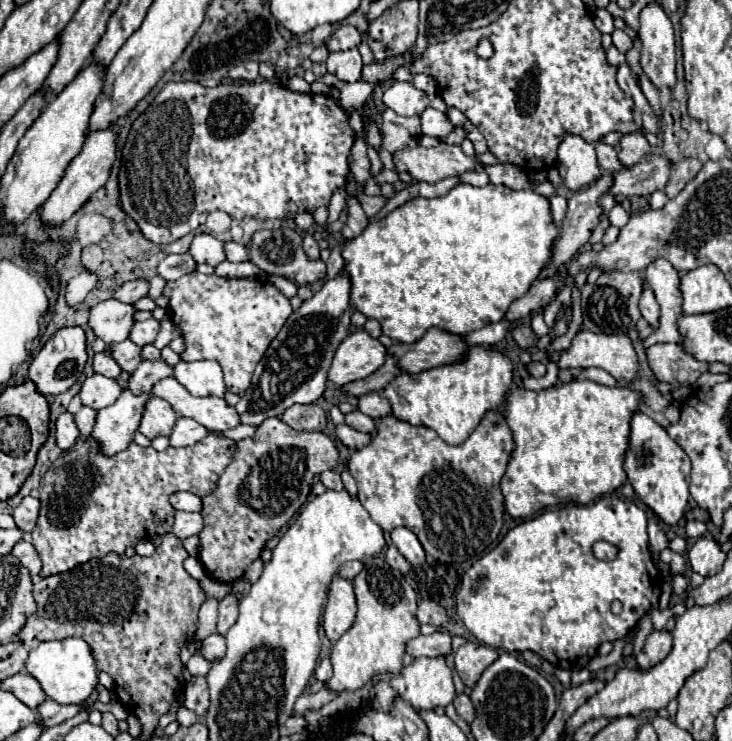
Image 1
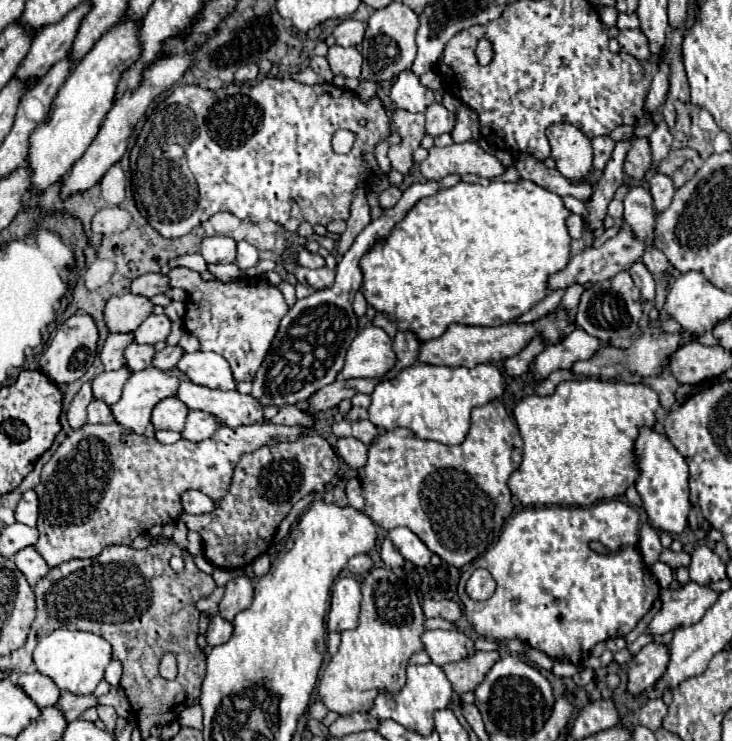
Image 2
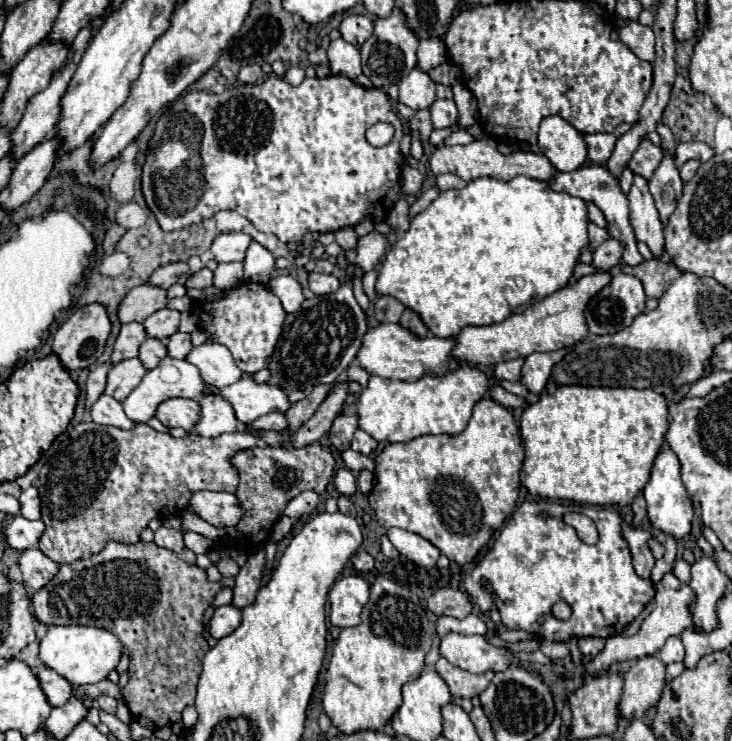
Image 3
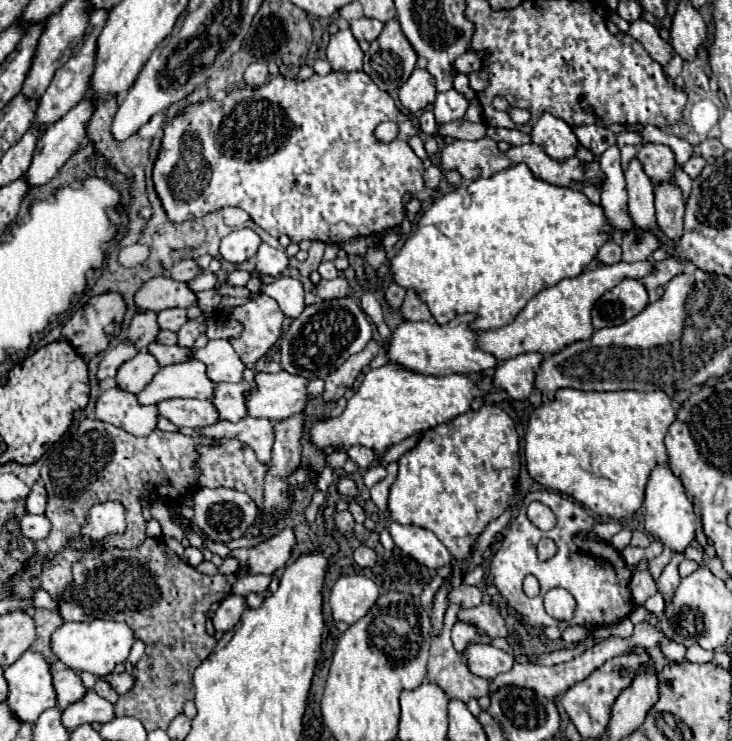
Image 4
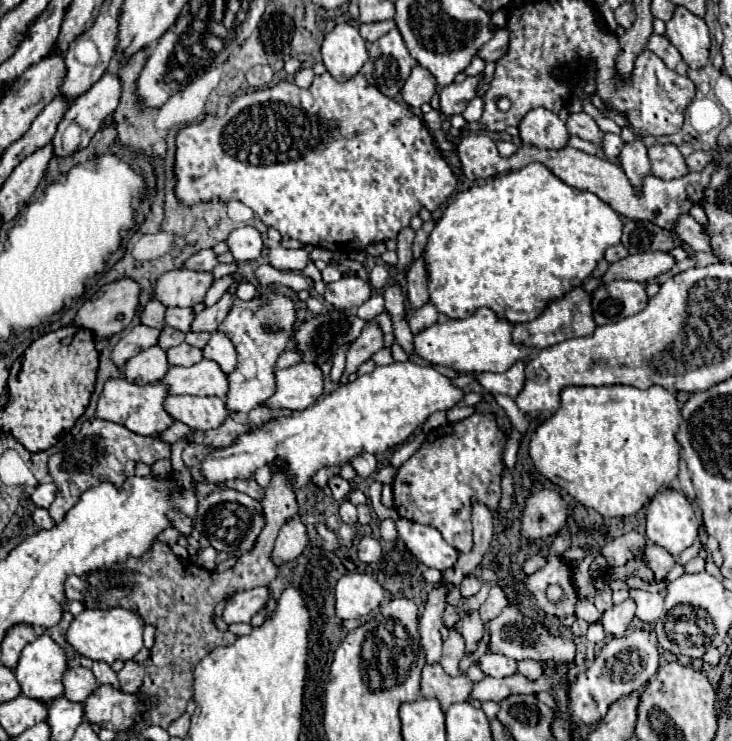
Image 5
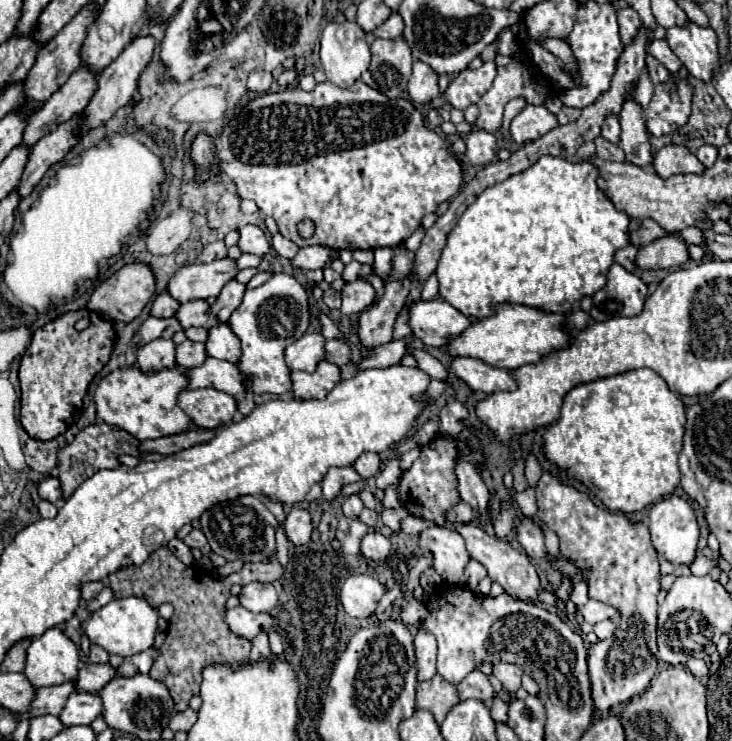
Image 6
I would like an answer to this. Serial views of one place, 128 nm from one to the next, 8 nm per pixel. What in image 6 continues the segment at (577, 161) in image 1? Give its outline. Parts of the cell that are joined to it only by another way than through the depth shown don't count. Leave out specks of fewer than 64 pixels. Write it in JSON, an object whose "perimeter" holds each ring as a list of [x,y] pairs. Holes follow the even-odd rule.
{"perimeter":[[[526,106],[510,126],[510,134],[518,144],[538,140],[540,136],[548,134],[558,126],[558,120],[552,112],[548,112],[544,106]]]}

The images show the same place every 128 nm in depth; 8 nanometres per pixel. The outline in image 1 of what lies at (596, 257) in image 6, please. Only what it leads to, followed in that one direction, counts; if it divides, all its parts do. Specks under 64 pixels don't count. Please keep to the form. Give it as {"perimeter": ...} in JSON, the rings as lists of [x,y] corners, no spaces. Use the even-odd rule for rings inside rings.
{"perimeter":[[[458,184],[456,188],[452,188],[452,192],[448,192],[448,196],[442,198],[412,198],[408,202],[404,202],[402,206],[398,206],[396,210],[392,210],[388,216],[376,220],[372,218],[368,222],[368,226],[354,238],[344,240],[342,242],[342,258],[344,258],[344,274],[350,278],[350,304],[356,312],[362,312],[366,318],[374,318],[380,322],[382,326],[382,334],[390,336],[396,342],[404,342],[404,344],[412,344],[416,340],[420,340],[420,336],[424,336],[424,332],[428,328],[440,328],[444,332],[450,334],[466,334],[472,330],[478,330],[490,322],[500,322],[510,306],[512,300],[524,296],[524,292],[532,286],[534,280],[538,280],[540,270],[548,264],[550,256],[552,256],[552,242],[556,238],[558,230],[552,222],[552,214],[550,214],[550,202],[532,192],[530,188],[524,190],[510,190],[506,186],[496,186],[496,184],[488,184],[484,188],[476,188],[470,184]]]}

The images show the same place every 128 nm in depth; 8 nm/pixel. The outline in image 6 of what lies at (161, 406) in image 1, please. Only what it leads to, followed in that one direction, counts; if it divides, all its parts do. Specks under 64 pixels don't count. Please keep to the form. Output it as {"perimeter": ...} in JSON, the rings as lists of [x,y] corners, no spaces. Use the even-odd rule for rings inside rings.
{"perimeter":[[[214,388],[184,390],[178,394],[178,406],[186,412],[192,424],[206,430],[228,424],[236,412],[234,398]]]}

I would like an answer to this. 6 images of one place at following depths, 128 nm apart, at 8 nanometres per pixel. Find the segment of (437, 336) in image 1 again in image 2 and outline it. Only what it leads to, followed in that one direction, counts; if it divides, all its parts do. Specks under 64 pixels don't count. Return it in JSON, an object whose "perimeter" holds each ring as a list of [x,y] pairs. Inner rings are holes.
{"perimeter":[[[554,310],[546,318],[532,324],[502,324],[494,328],[472,328],[472,326],[462,326],[462,324],[450,324],[442,336],[422,342],[418,360],[424,364],[436,364],[436,366],[474,368],[476,364],[482,364],[482,362],[500,362],[504,358],[516,356],[532,338],[540,334],[544,334],[550,344],[556,344],[560,342],[562,332],[568,334],[572,330],[574,330],[574,324],[566,320],[562,310]]]}

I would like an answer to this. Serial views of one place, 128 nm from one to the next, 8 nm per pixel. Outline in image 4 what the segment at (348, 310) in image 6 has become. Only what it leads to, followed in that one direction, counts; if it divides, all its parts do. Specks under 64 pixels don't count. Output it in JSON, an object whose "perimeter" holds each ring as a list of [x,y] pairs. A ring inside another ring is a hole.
{"perimeter":[[[338,276],[334,280],[320,280],[316,284],[316,294],[322,298],[322,300],[332,300],[332,298],[340,298],[340,296],[348,296],[350,294],[350,286],[346,282],[346,278]]]}

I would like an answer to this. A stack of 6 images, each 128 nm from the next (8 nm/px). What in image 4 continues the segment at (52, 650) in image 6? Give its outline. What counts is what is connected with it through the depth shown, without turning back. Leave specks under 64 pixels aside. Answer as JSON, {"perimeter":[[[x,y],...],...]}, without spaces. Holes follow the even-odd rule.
{"perimeter":[[[32,650],[24,652],[14,664],[4,668],[4,678],[8,682],[6,704],[8,704],[8,708],[10,708],[10,712],[16,720],[34,724],[44,710],[56,706],[56,692],[54,692],[54,686],[52,686],[48,662],[38,652],[32,652]]]}

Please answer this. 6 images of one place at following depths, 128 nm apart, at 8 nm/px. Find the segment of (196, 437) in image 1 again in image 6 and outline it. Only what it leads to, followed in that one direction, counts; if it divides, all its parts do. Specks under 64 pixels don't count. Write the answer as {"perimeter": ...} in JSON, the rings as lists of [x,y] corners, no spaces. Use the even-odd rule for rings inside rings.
{"perimeter":[[[274,274],[260,288],[244,294],[238,310],[228,320],[230,330],[242,342],[242,356],[238,368],[244,376],[244,386],[254,394],[286,394],[290,392],[290,368],[284,364],[284,350],[288,344],[306,334],[308,328],[308,296],[306,290],[288,274]]]}

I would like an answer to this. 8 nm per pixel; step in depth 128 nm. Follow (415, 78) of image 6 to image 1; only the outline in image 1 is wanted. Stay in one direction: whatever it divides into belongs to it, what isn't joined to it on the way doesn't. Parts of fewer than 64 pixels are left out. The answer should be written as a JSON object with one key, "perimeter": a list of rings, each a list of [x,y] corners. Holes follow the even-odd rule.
{"perimeter":[[[394,82],[384,92],[384,104],[400,116],[422,114],[428,106],[428,96],[422,90],[416,90],[410,82]]]}

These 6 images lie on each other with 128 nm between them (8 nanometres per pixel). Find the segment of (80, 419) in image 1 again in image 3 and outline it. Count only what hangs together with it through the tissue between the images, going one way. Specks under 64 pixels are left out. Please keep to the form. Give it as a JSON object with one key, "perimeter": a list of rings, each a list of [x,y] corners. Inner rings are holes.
{"perimeter":[[[102,394],[96,404],[92,406],[90,410],[92,414],[92,420],[96,424],[110,424],[110,426],[116,426],[116,428],[134,428],[136,424],[132,424],[132,420],[128,420],[128,416],[124,414],[122,410],[122,404],[118,400],[114,400],[112,396],[106,396]]]}

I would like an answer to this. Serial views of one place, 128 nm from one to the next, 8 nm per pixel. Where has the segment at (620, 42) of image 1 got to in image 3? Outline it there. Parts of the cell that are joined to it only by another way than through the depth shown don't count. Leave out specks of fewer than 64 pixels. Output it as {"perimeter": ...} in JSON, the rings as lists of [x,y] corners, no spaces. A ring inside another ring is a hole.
{"perimeter":[[[626,22],[620,30],[620,42],[628,46],[640,60],[654,60],[654,32],[640,22]]]}

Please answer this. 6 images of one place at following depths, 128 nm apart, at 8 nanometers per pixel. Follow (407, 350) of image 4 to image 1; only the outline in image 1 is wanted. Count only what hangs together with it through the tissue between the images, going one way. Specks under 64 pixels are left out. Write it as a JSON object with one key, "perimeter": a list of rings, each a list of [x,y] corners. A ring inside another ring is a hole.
{"perimeter":[[[356,330],[338,346],[328,370],[328,380],[342,388],[376,372],[384,364],[384,358],[386,348],[366,330]]]}

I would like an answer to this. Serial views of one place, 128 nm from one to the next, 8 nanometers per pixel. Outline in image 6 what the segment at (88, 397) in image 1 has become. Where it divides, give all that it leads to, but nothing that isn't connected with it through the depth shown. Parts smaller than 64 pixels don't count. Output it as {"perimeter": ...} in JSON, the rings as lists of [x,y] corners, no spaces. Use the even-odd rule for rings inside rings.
{"perimeter":[[[152,340],[136,352],[136,364],[144,374],[156,374],[174,368],[174,342],[172,340]]]}

